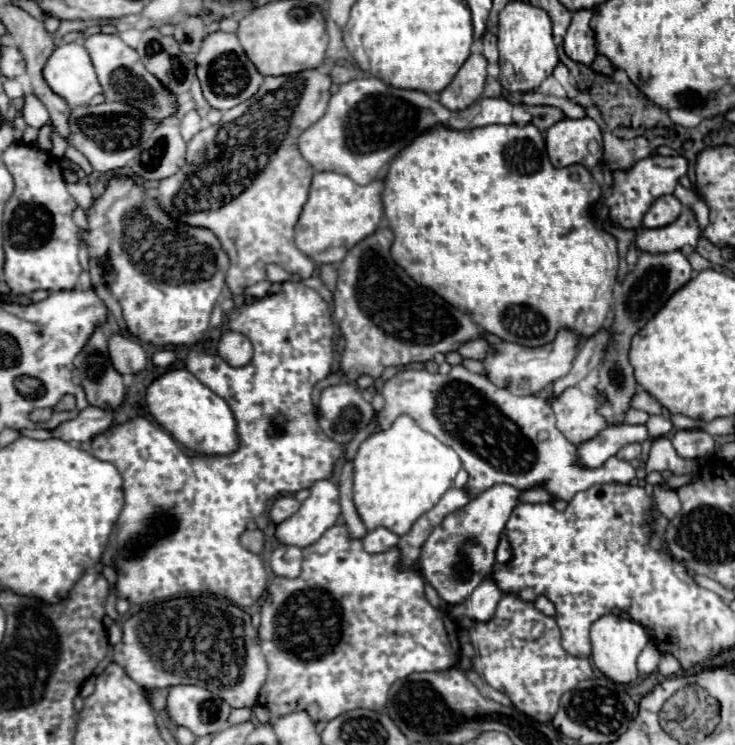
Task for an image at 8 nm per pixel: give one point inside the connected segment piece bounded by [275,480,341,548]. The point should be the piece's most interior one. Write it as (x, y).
(319, 512)

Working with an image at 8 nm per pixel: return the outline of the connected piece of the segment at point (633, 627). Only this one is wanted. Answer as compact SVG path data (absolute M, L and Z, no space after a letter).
M607 614L601 616L599 620L595 620L595 624L591 624L591 644L593 644L593 662L595 666L609 678L615 680L617 684L629 684L637 680L637 656L641 654L641 650L647 646L649 642L649 634L645 632L645 628L631 620L631 618L619 618L615 614Z

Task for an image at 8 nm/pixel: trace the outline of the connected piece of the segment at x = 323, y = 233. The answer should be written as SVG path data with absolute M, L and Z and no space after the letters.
M317 172L311 180L307 204L295 224L295 246L317 264L341 262L347 250L377 230L383 216L381 190L383 180L357 186L337 172Z

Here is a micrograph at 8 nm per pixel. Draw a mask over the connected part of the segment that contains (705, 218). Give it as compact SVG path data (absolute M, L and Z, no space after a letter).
M698 197L698 207L691 207L695 212L695 217L700 230L703 230L709 224L709 208Z

